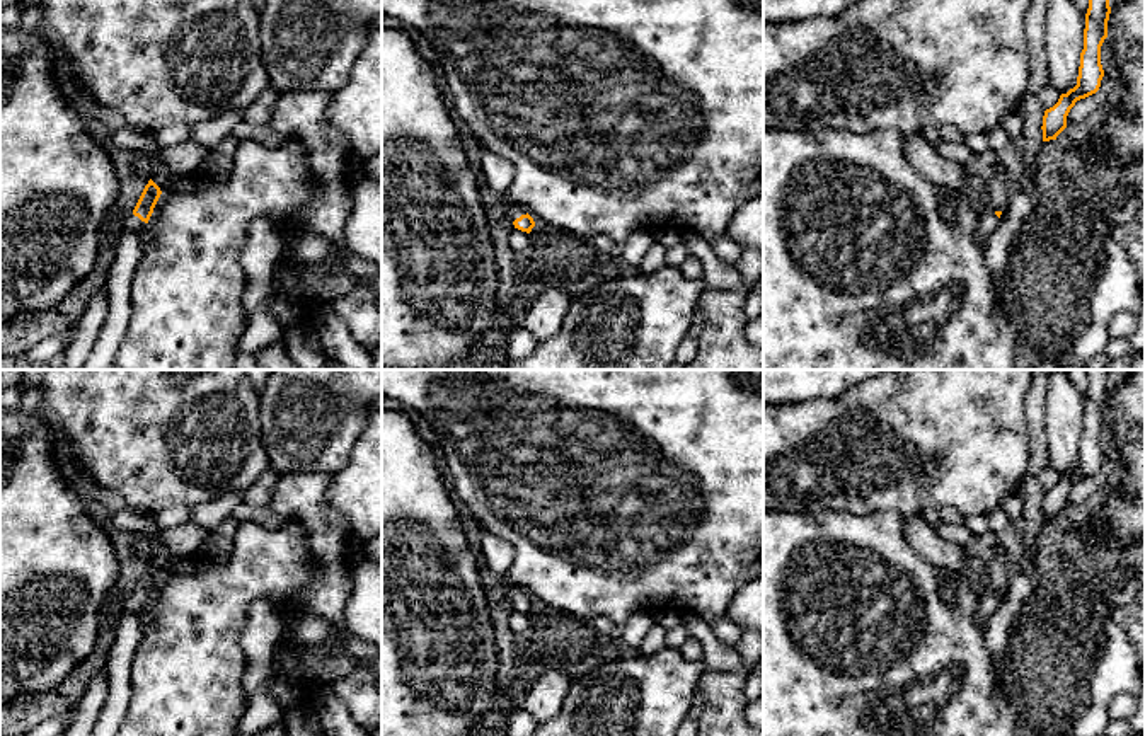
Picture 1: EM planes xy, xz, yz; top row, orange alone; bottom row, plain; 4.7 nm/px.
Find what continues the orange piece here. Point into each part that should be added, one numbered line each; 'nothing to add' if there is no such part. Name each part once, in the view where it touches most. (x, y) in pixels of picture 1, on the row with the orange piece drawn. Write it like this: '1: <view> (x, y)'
1: xy (132, 224)

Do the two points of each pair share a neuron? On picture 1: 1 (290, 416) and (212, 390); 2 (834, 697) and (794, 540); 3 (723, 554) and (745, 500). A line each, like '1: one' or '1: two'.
1: two
2: one
3: one

